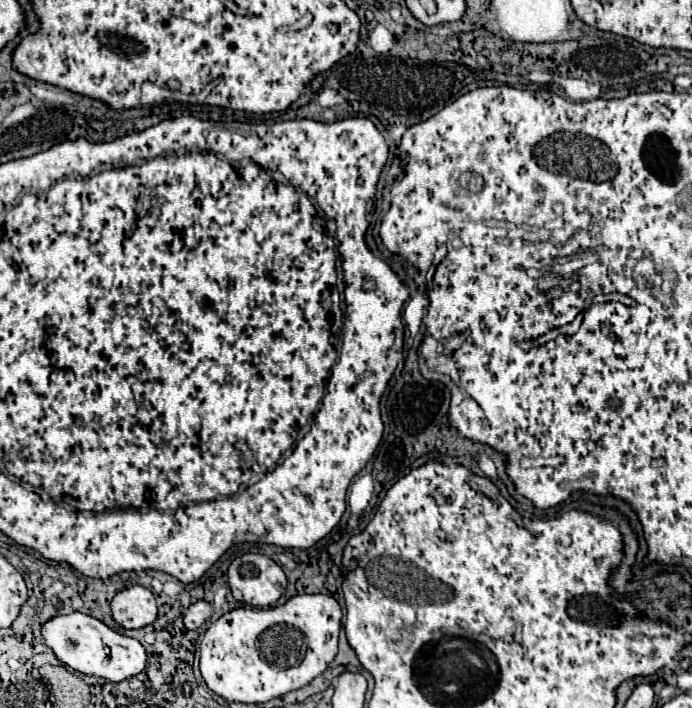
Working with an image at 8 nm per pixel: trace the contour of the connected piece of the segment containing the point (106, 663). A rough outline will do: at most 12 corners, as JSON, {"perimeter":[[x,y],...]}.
{"perimeter":[[72,612],[44,644],[80,674],[122,682],[146,666],[136,638]]}

